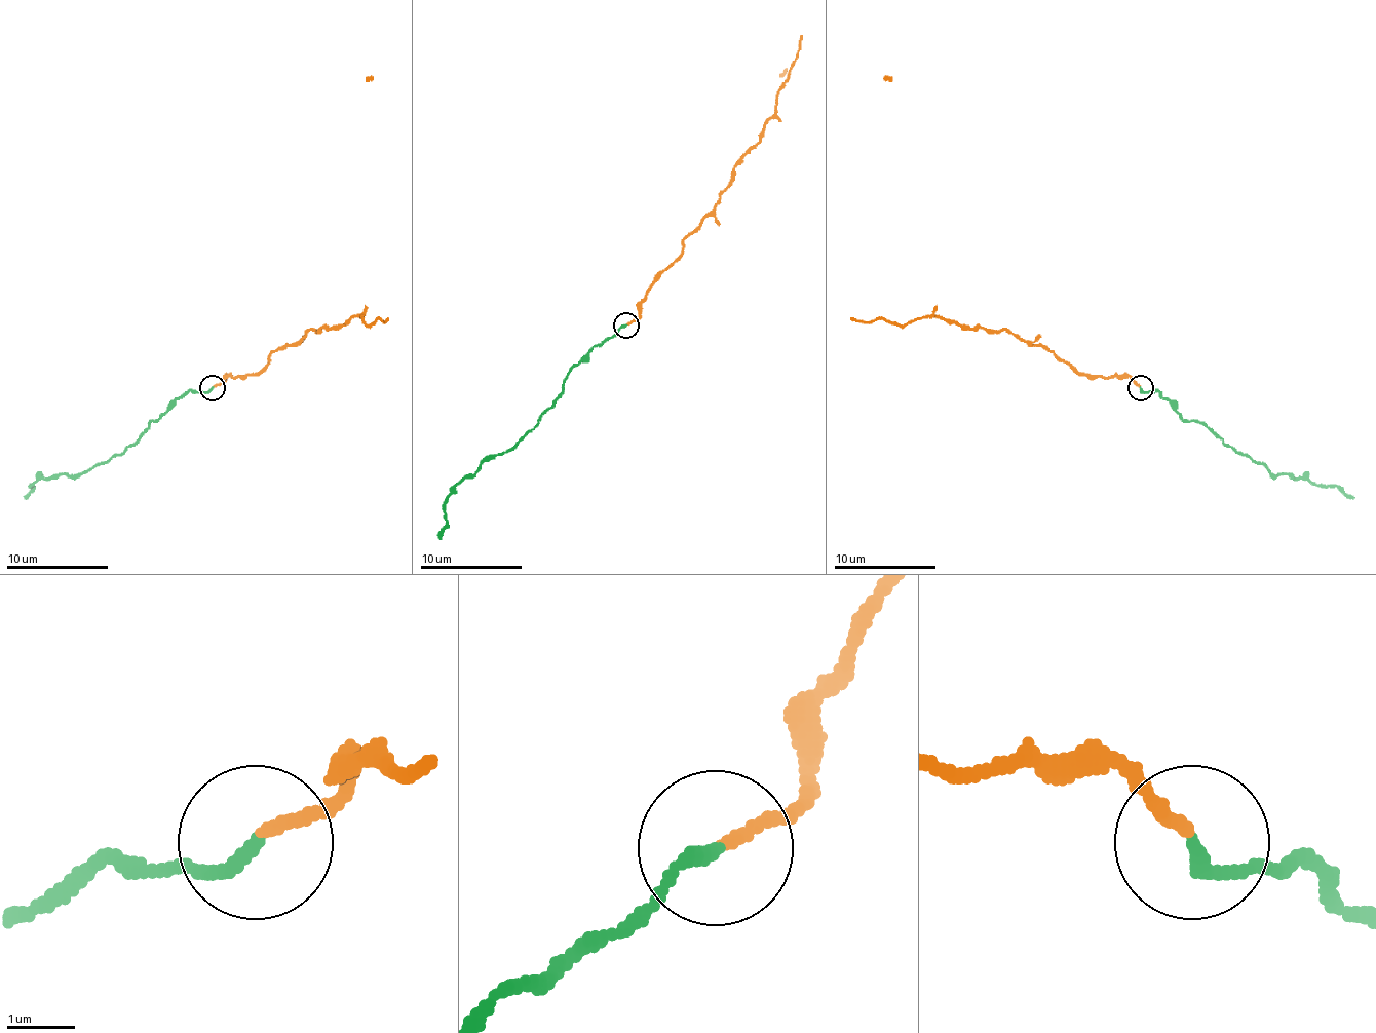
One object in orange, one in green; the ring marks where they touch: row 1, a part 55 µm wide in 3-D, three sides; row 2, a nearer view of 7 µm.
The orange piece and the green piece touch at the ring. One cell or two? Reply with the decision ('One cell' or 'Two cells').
One cell

